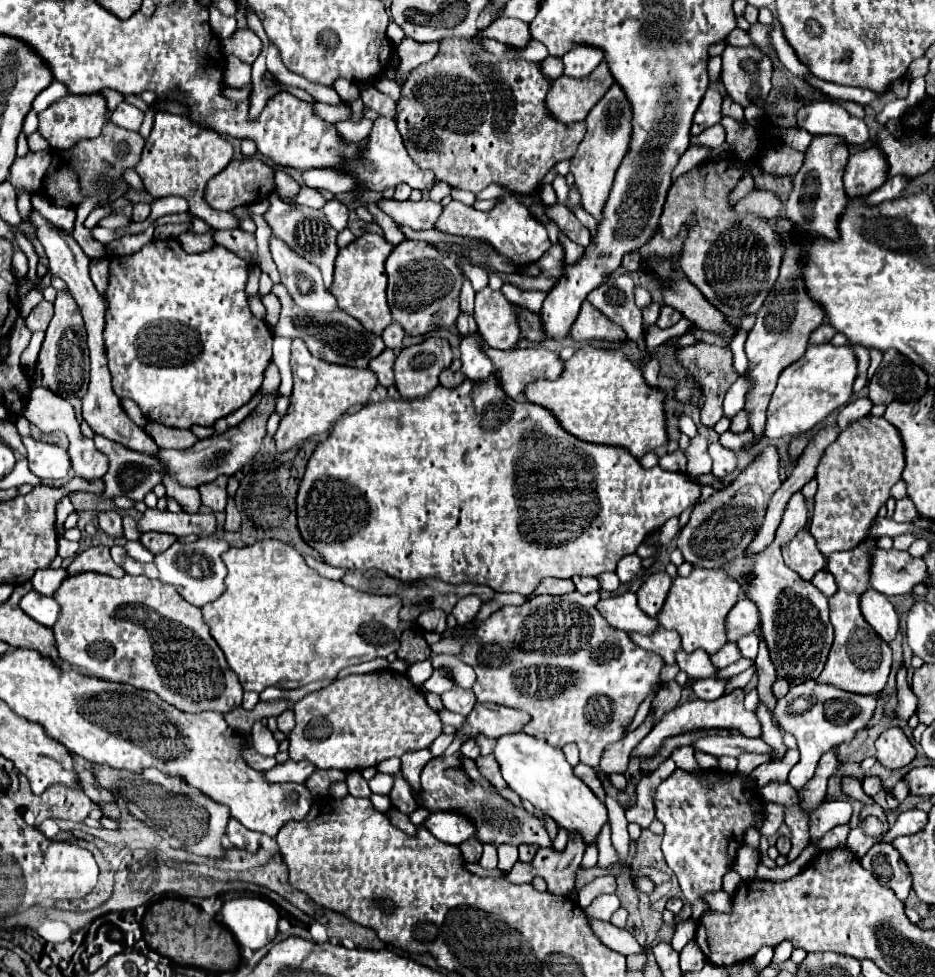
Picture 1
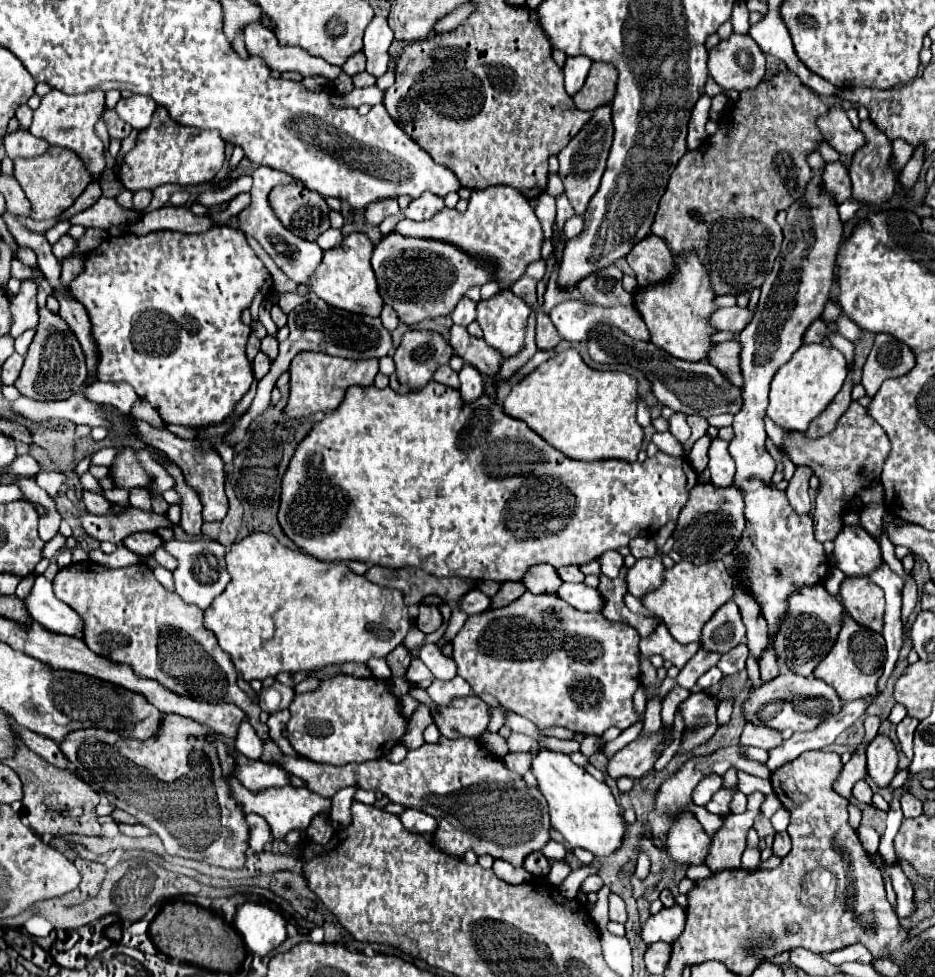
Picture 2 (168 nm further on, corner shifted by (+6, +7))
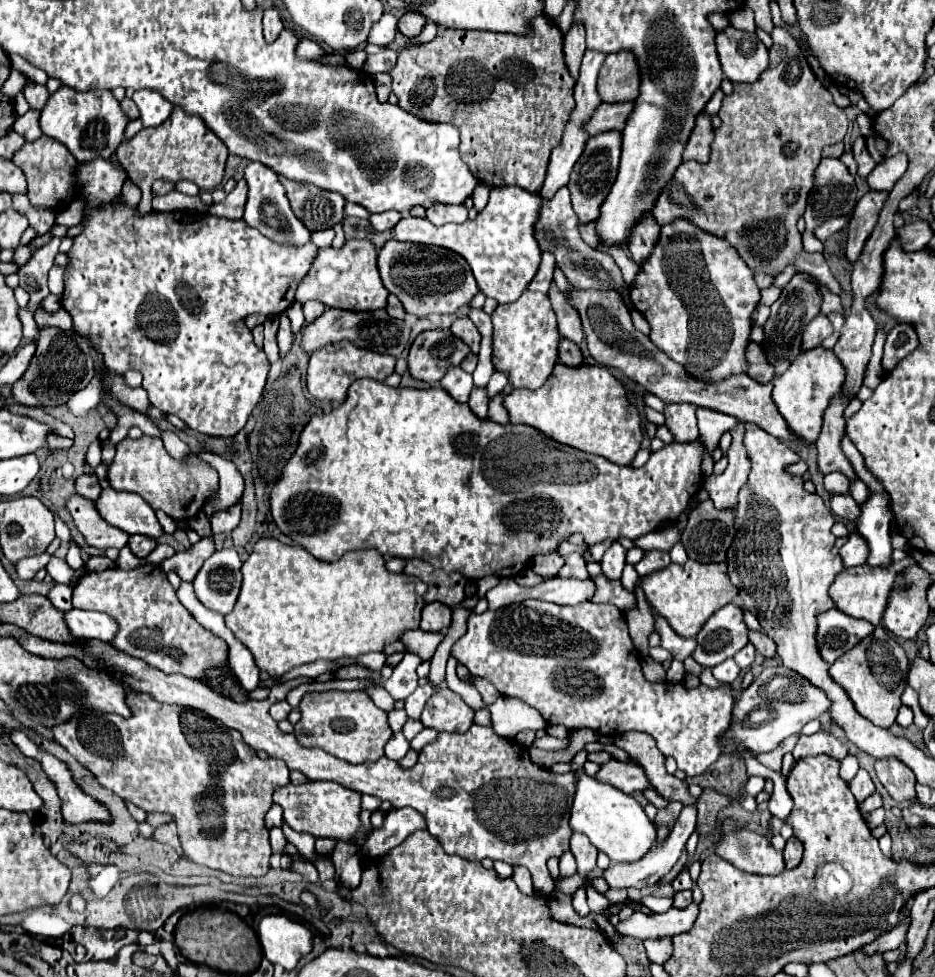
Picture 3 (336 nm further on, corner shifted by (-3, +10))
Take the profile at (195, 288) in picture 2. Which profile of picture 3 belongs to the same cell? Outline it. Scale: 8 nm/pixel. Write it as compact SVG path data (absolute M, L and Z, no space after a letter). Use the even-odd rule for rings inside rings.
M93 160L89 164L79 164L77 168L77 186L79 186L79 194L83 194L89 202L87 212L87 226L85 230L75 236L75 244L69 250L69 270L65 274L65 292L63 292L63 308L73 316L73 328L91 338L93 344L99 342L99 350L103 354L105 366L111 374L125 374L129 368L135 368L143 374L143 388L149 394L149 400L153 402L155 408L159 408L165 414L175 414L177 418L181 418L189 428L201 432L201 434L209 434L209 436L223 436L223 438L231 438L235 436L247 422L247 418L251 416L253 408L257 406L265 380L267 380L267 372L269 372L269 362L263 354L263 350L259 350L253 344L251 338L251 330L245 326L245 318L249 314L265 314L265 316L277 316L283 314L289 304L295 302L295 290L301 282L301 278L309 272L313 258L317 256L317 246L315 244L305 244L305 246L285 246L285 244L275 244L269 238L265 238L259 230L253 230L251 226L247 226L243 220L227 220L227 218L217 218L211 214L195 214L195 212L151 212L145 216L137 216L133 208L125 208L125 206L117 206L117 210L105 210L109 208L109 202L113 202L119 192L121 186L125 182L127 174L123 170L117 170L109 160ZM101 202L105 204L103 210L99 210ZM91 296L91 304L87 306L85 300L89 300Z

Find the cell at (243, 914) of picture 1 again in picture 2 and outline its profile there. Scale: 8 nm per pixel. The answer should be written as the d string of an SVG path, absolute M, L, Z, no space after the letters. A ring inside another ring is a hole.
M260 903L240 905L234 925L242 933L248 949L260 957L266 957L286 941L284 917Z

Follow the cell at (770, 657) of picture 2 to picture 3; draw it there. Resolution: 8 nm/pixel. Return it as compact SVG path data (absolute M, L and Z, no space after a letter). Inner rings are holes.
M749 632L749 642L757 648L759 654L763 654L765 658L775 658L777 650L773 646L773 642L763 634L763 632Z

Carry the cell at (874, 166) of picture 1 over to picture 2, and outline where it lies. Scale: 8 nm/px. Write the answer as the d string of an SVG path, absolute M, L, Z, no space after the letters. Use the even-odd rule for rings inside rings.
M836 161L836 163L828 163L824 167L824 175L822 175L822 189L830 195L834 195L836 203L840 205L842 201L850 199L850 177L848 177L848 169Z

